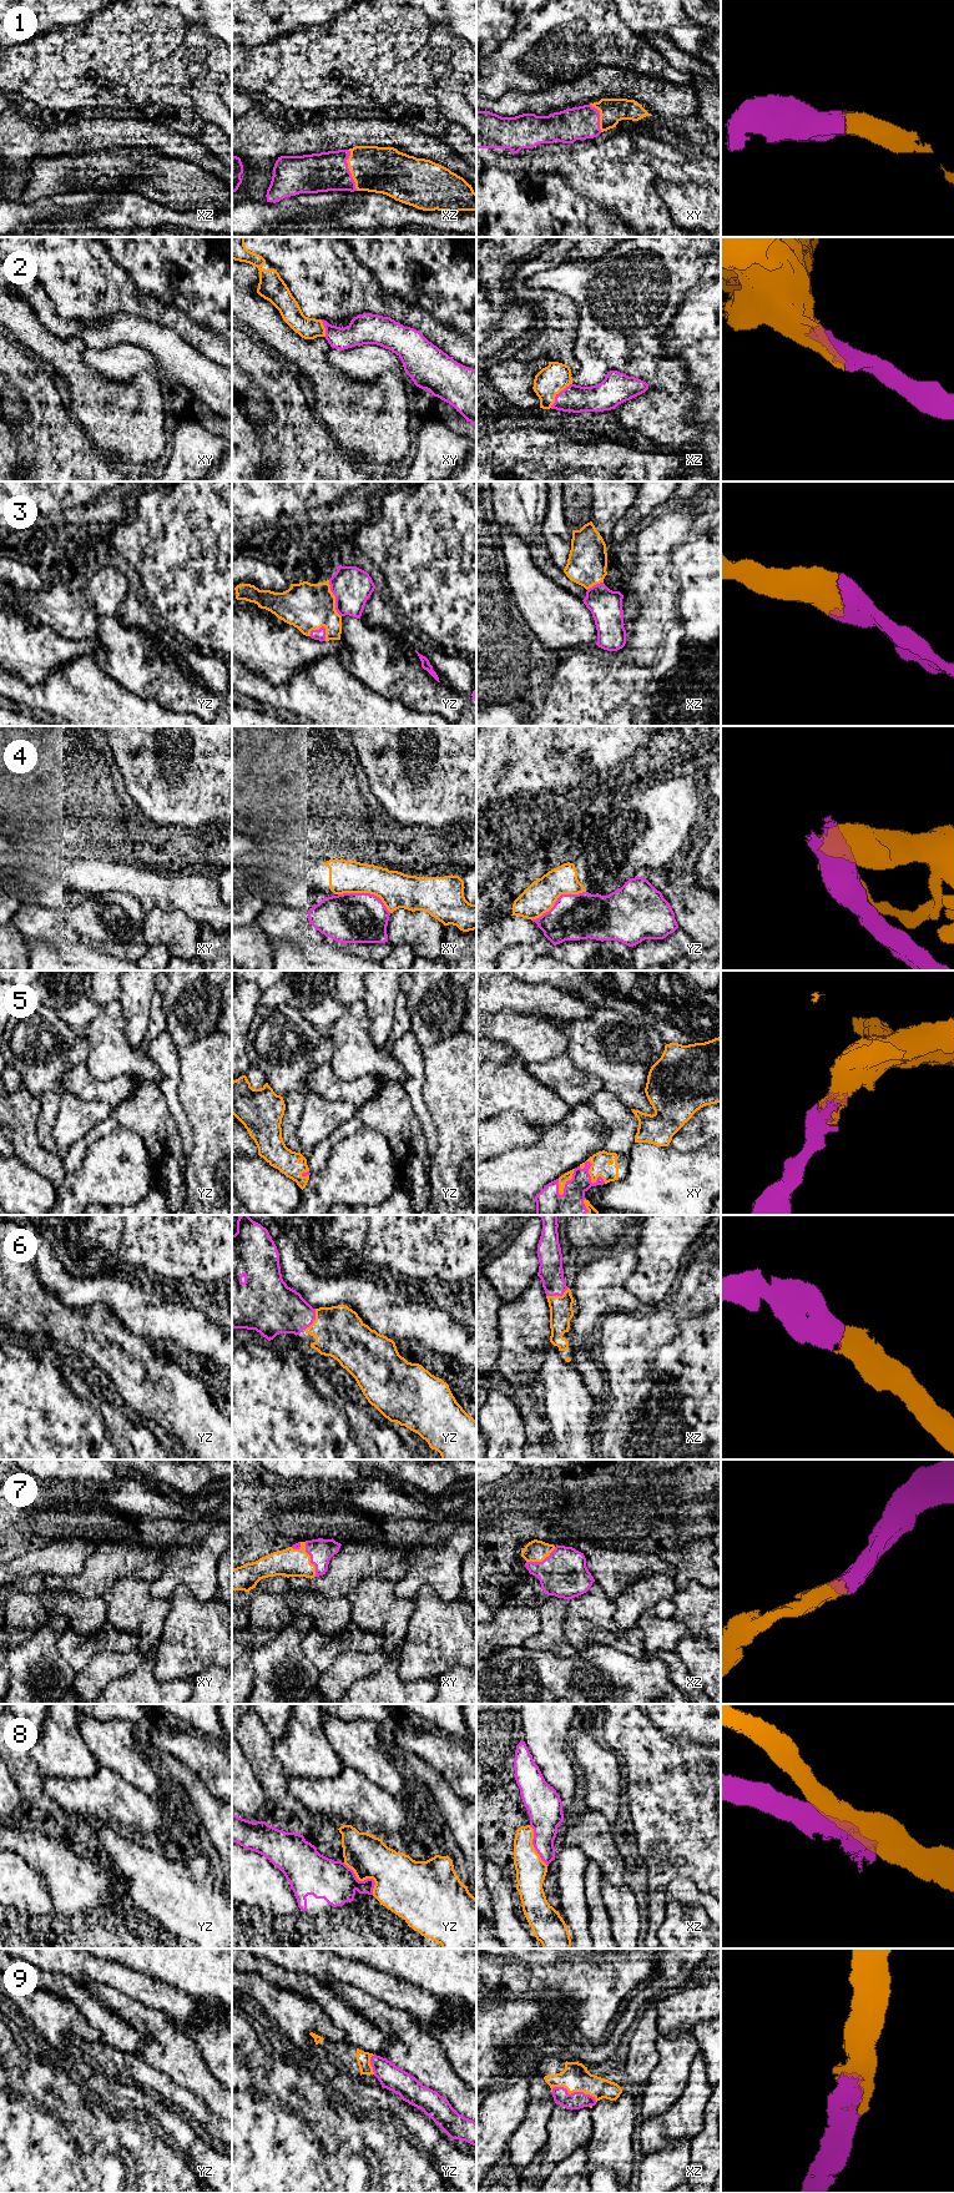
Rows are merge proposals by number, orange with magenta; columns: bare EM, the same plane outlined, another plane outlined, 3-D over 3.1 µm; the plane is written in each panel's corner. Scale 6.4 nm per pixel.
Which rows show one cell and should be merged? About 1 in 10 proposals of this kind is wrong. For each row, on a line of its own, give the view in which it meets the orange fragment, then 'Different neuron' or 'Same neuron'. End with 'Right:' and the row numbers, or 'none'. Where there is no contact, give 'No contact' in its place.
1: Touches orange in xz. Same neuron
2: Touches orange in xz. Same neuron
3: Touches orange in yz. Same neuron
4: Touches orange in xy. Different neuron
5: Touches orange in xy. Same neuron
6: Touches orange in xz. Same neuron
7: Touches orange in xy. Same neuron
8: Touches orange in yz. Different neuron
9: Touches orange in xz. Same neuron
Right: 1, 2, 3, 5, 6, 7, 9

